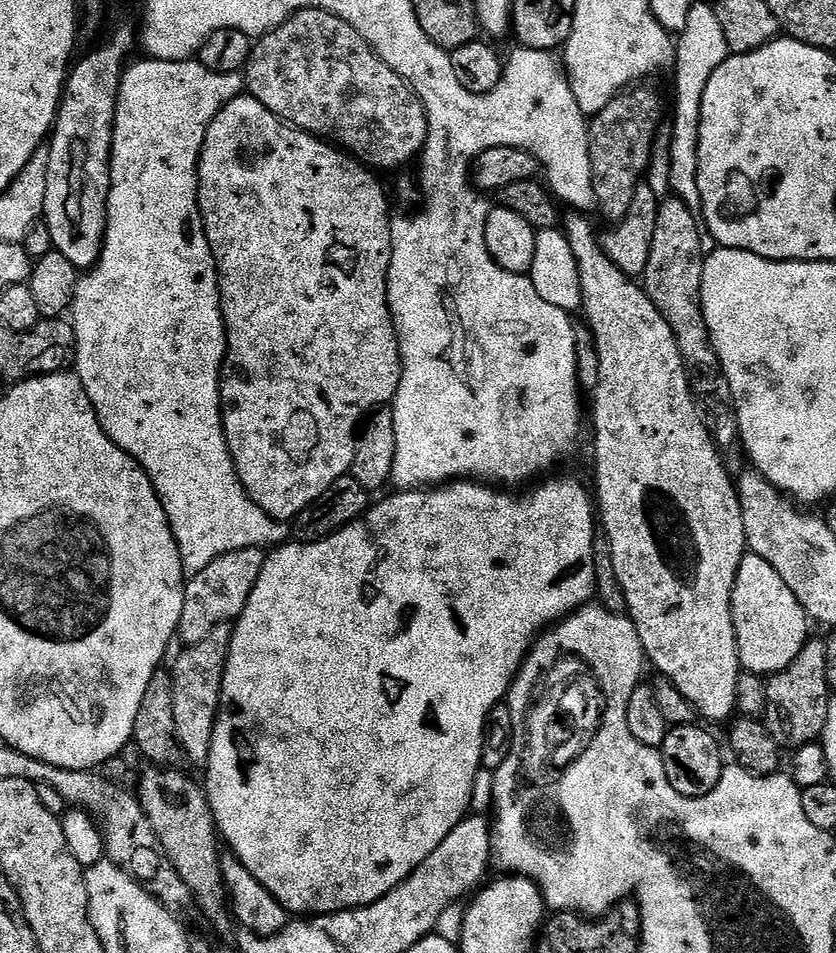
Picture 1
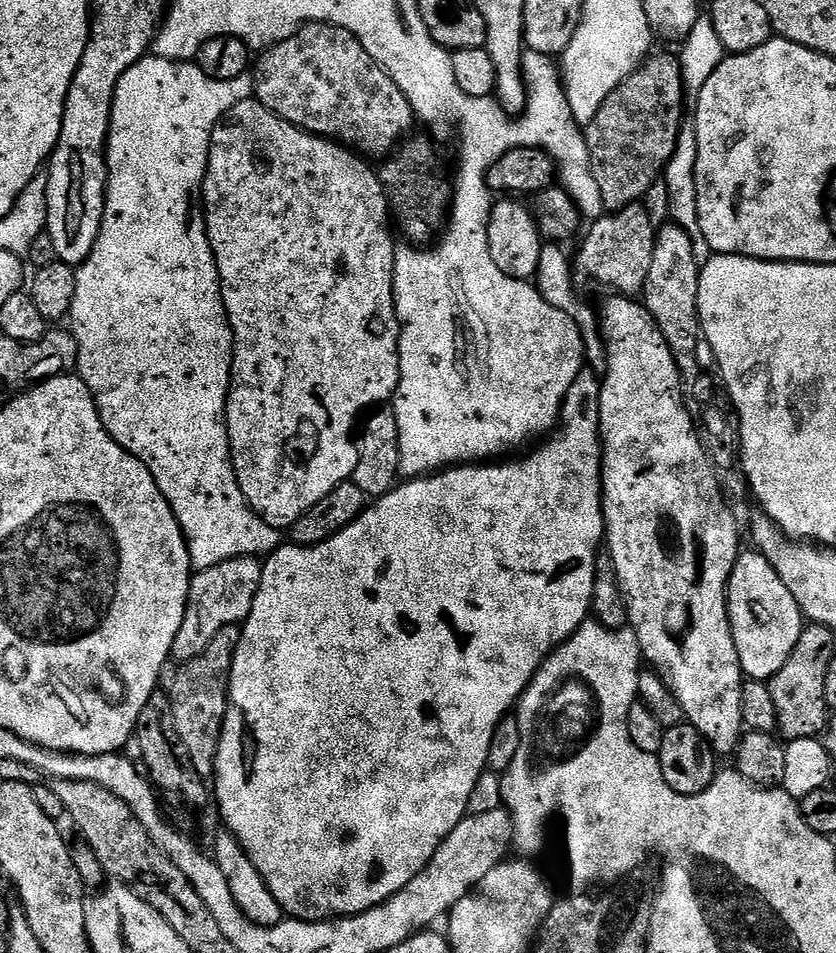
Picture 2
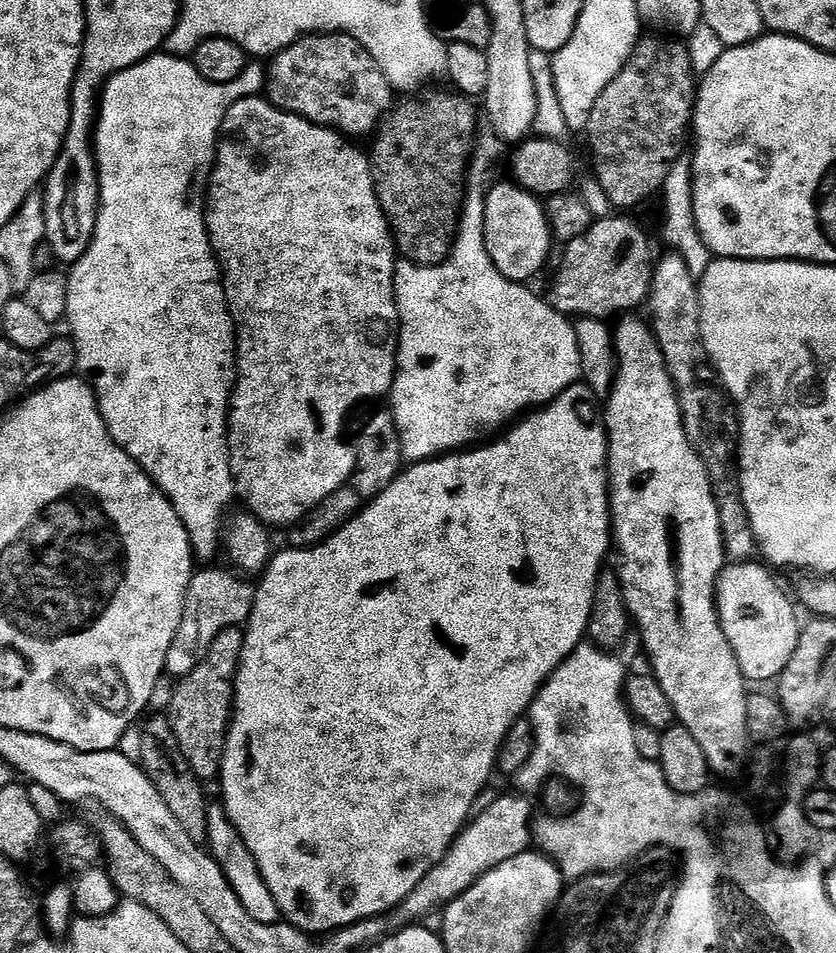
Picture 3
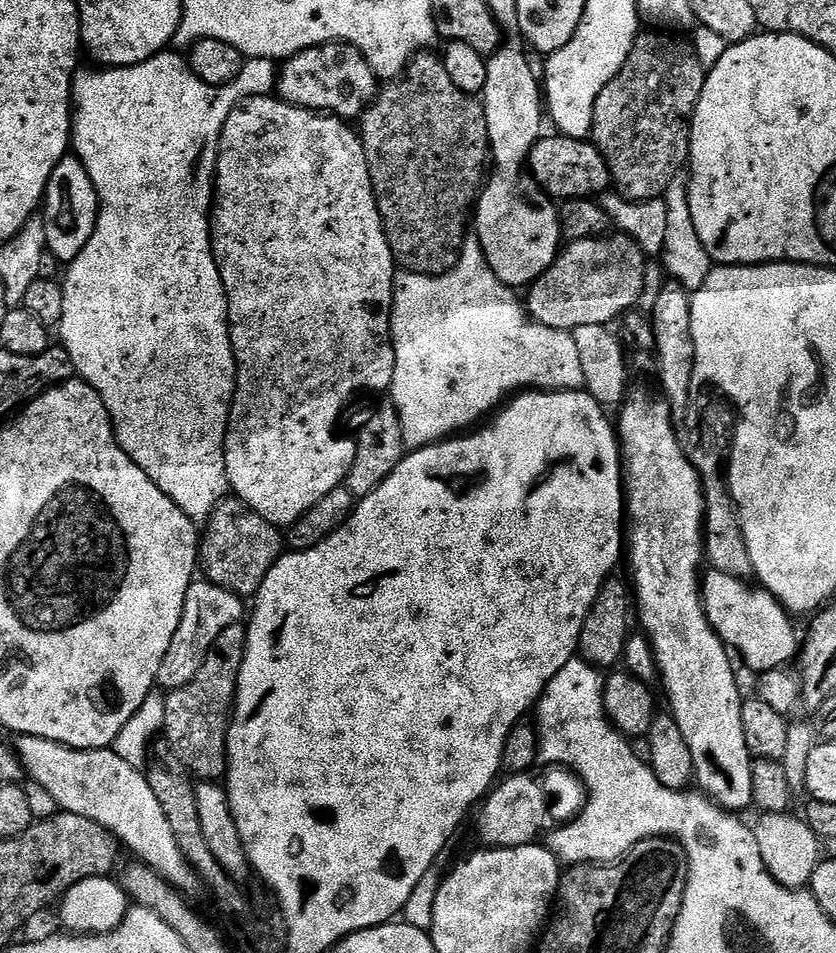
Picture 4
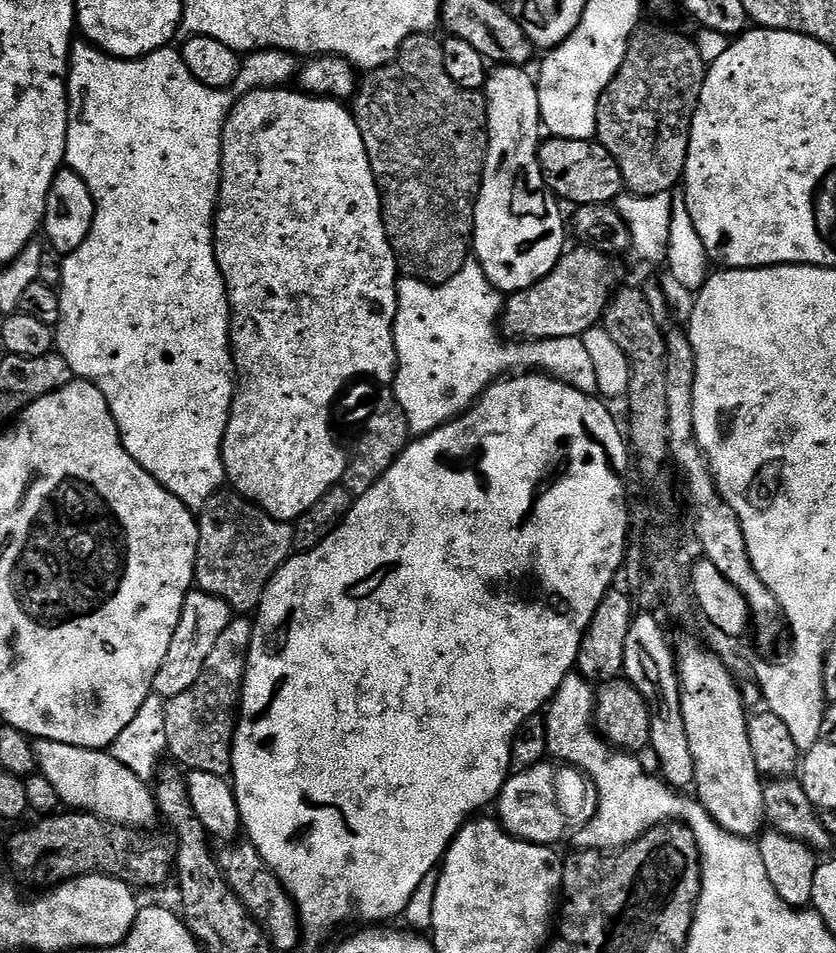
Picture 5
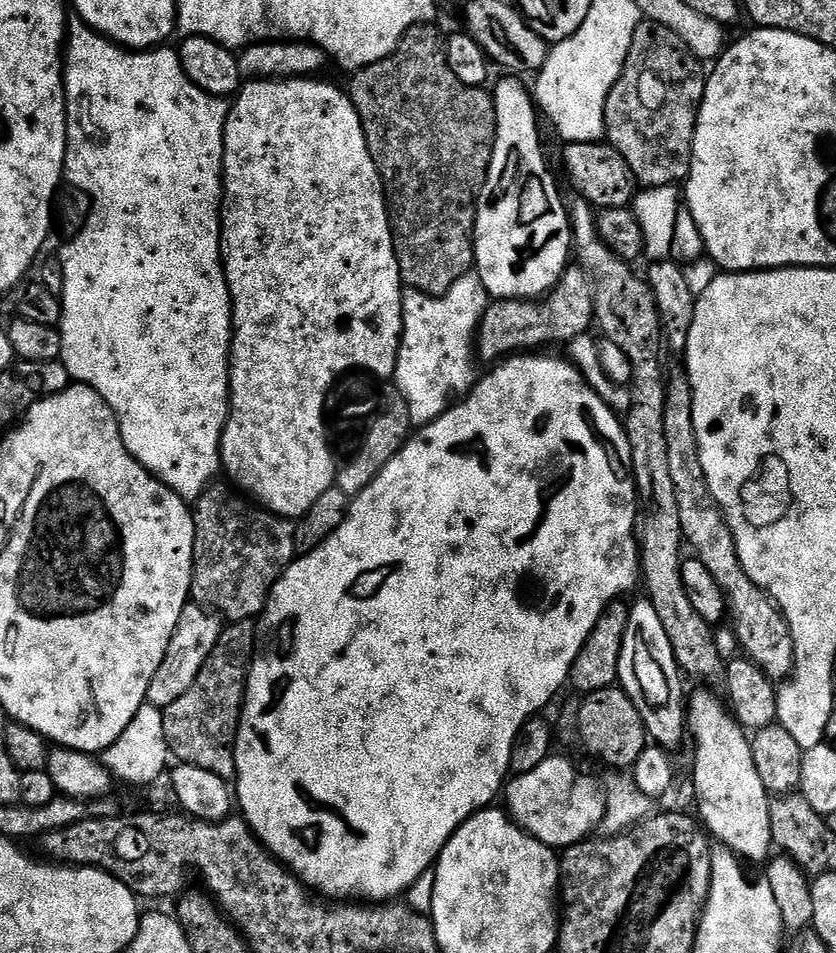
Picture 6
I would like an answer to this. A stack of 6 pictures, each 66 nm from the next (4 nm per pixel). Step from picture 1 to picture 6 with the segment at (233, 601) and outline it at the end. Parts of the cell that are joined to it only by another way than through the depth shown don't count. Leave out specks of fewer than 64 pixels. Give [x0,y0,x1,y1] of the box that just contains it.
[147,602,225,710]

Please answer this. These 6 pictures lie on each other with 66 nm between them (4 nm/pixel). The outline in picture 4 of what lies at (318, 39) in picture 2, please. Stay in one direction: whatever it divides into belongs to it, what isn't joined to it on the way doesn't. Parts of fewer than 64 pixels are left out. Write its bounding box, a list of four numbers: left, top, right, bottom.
[275,42,378,121]

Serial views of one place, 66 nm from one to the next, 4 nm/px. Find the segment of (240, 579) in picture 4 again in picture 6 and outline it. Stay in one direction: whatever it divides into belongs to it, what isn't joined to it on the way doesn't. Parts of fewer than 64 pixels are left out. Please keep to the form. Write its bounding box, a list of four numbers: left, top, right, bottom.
[191,486,297,621]

